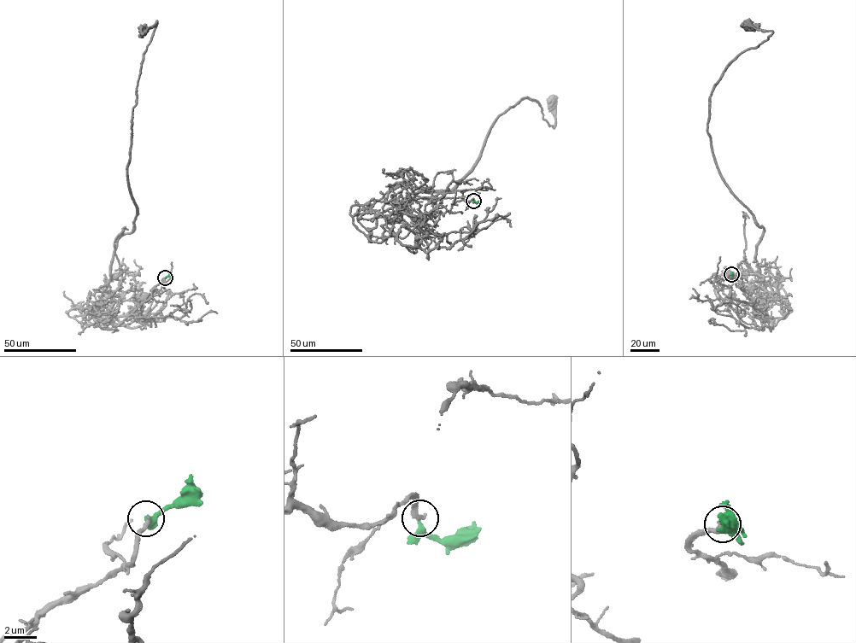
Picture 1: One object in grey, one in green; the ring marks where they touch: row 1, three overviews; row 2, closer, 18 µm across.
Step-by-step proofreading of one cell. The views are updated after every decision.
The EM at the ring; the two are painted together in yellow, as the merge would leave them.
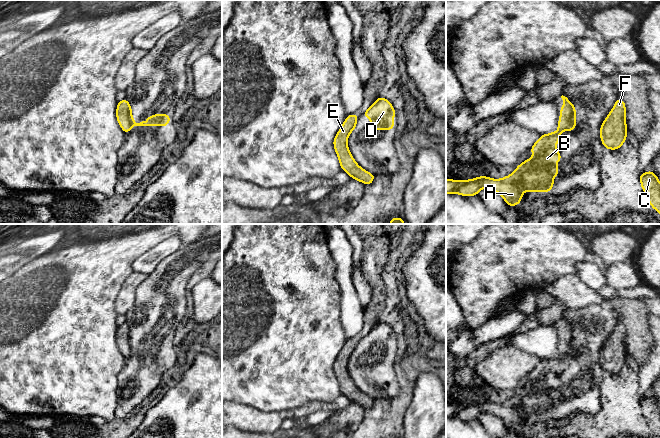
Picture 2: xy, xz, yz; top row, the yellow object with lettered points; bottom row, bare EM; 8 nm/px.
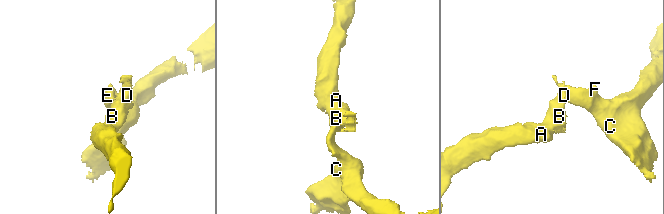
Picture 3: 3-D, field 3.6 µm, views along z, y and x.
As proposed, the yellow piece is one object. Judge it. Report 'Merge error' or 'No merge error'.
Merge error

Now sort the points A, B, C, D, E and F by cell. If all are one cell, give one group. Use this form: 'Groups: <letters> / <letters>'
Groups: A B D / C E F

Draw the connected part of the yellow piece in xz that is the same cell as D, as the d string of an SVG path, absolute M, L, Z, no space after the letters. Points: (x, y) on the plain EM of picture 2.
M378 321L373 329L368 332L362 340L372 343L367 353L371 354L393 354L394 339L396 335L389 324L384 321Z

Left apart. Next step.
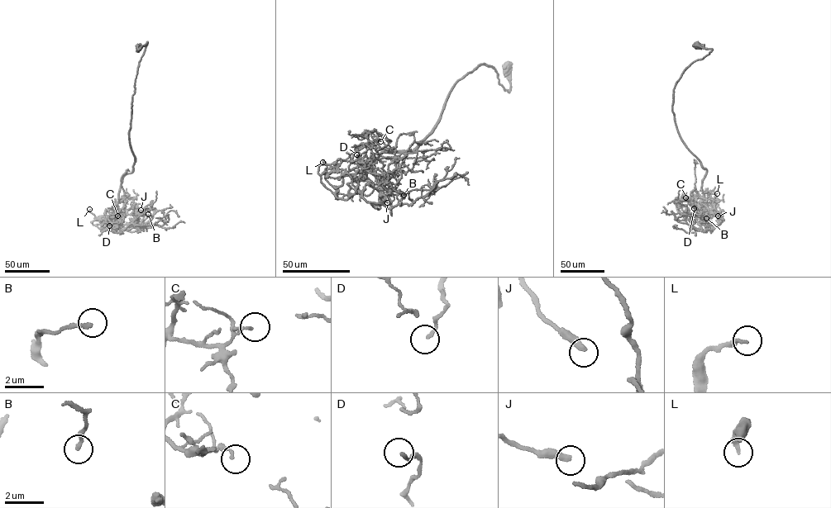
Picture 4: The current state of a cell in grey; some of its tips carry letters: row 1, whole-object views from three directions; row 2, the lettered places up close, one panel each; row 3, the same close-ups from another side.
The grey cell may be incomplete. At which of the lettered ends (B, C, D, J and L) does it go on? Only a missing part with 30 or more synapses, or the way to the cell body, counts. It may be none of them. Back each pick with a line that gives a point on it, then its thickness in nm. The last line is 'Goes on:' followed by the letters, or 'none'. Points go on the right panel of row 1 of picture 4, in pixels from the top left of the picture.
Goes on: none

